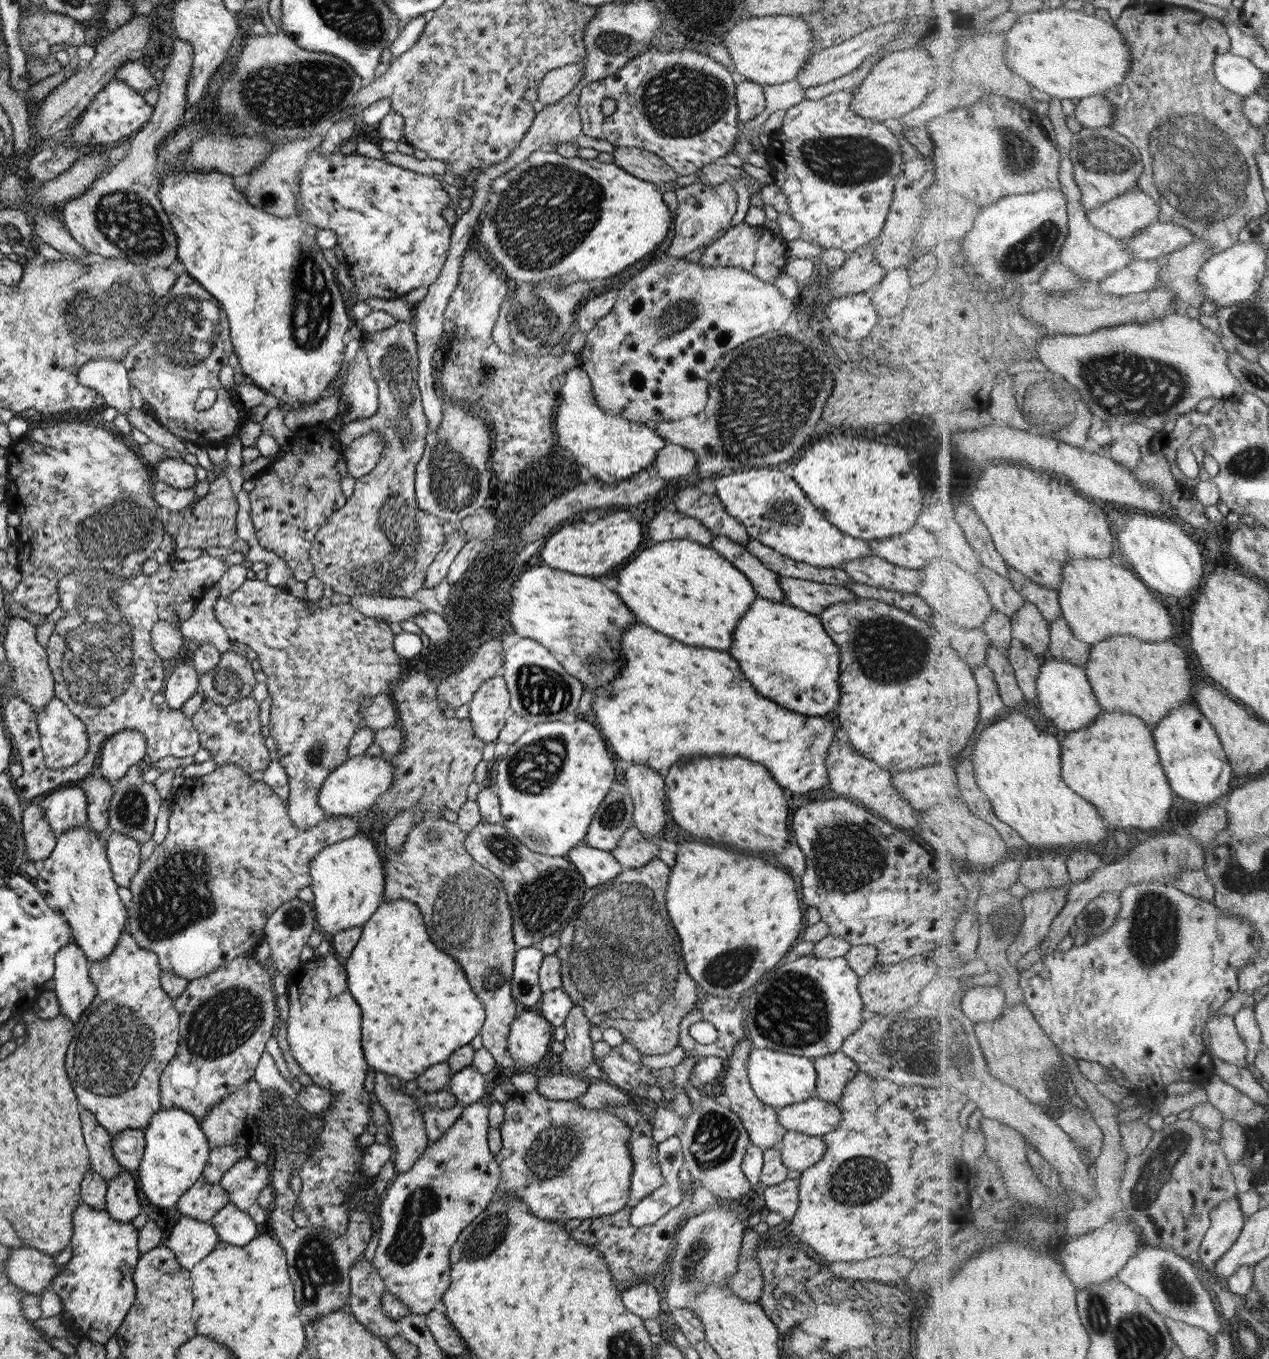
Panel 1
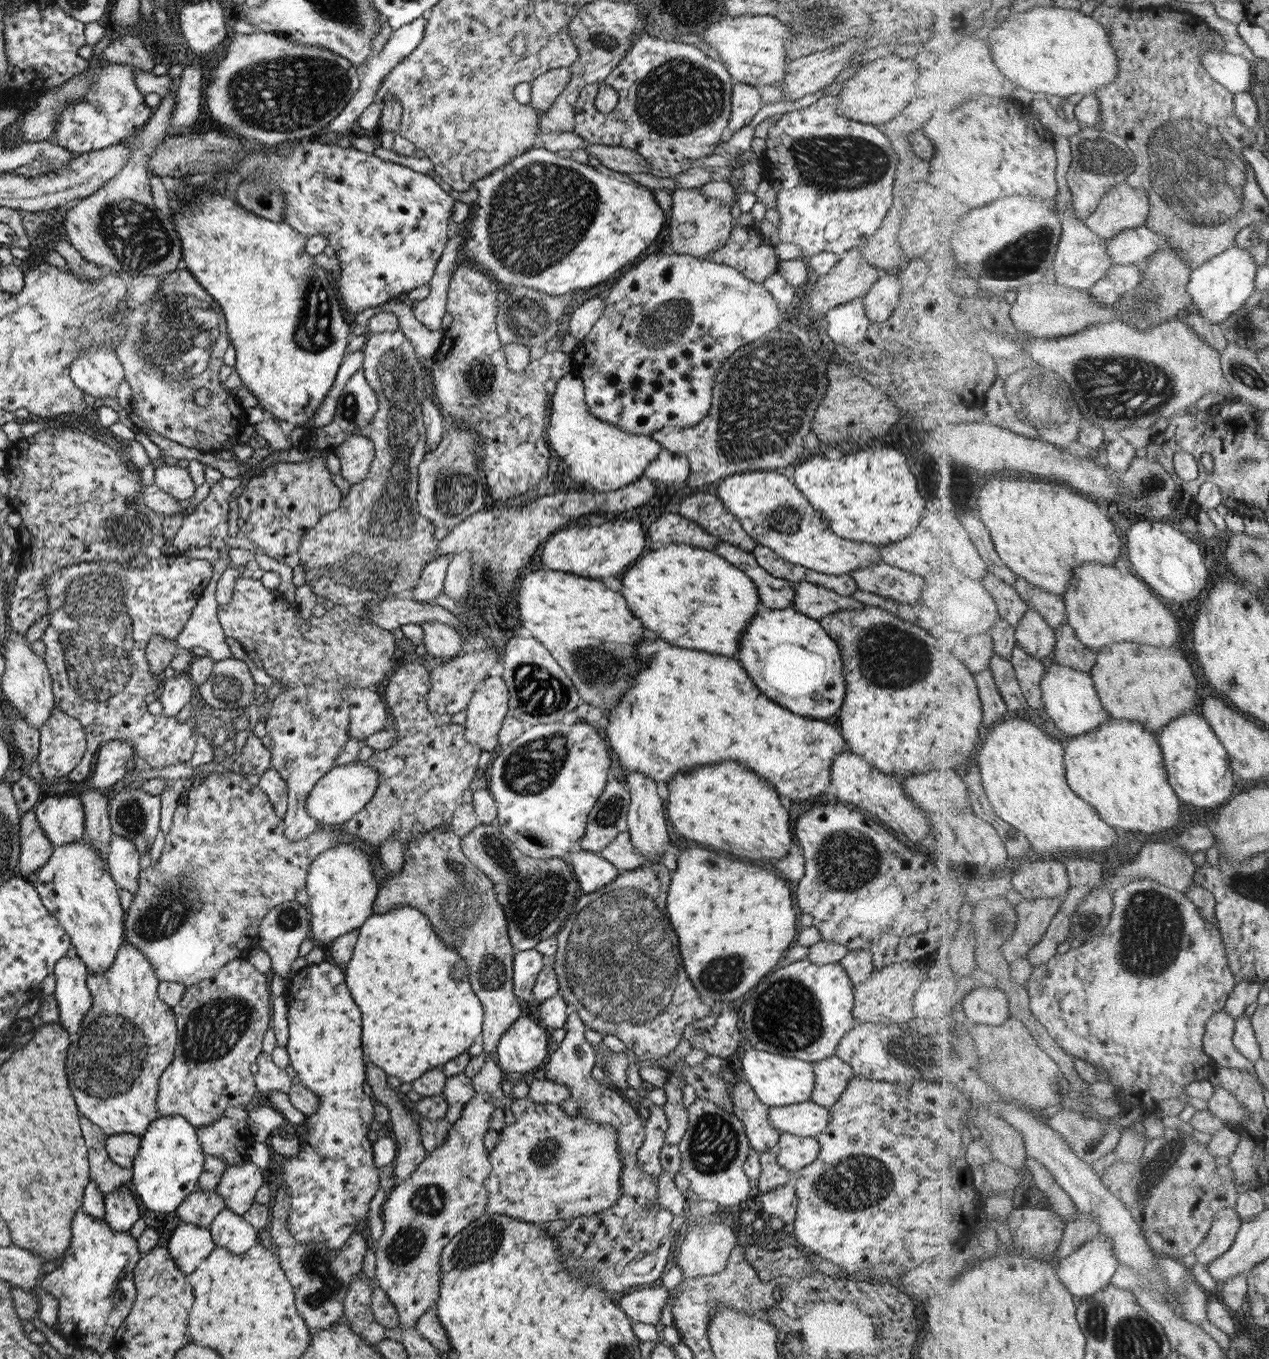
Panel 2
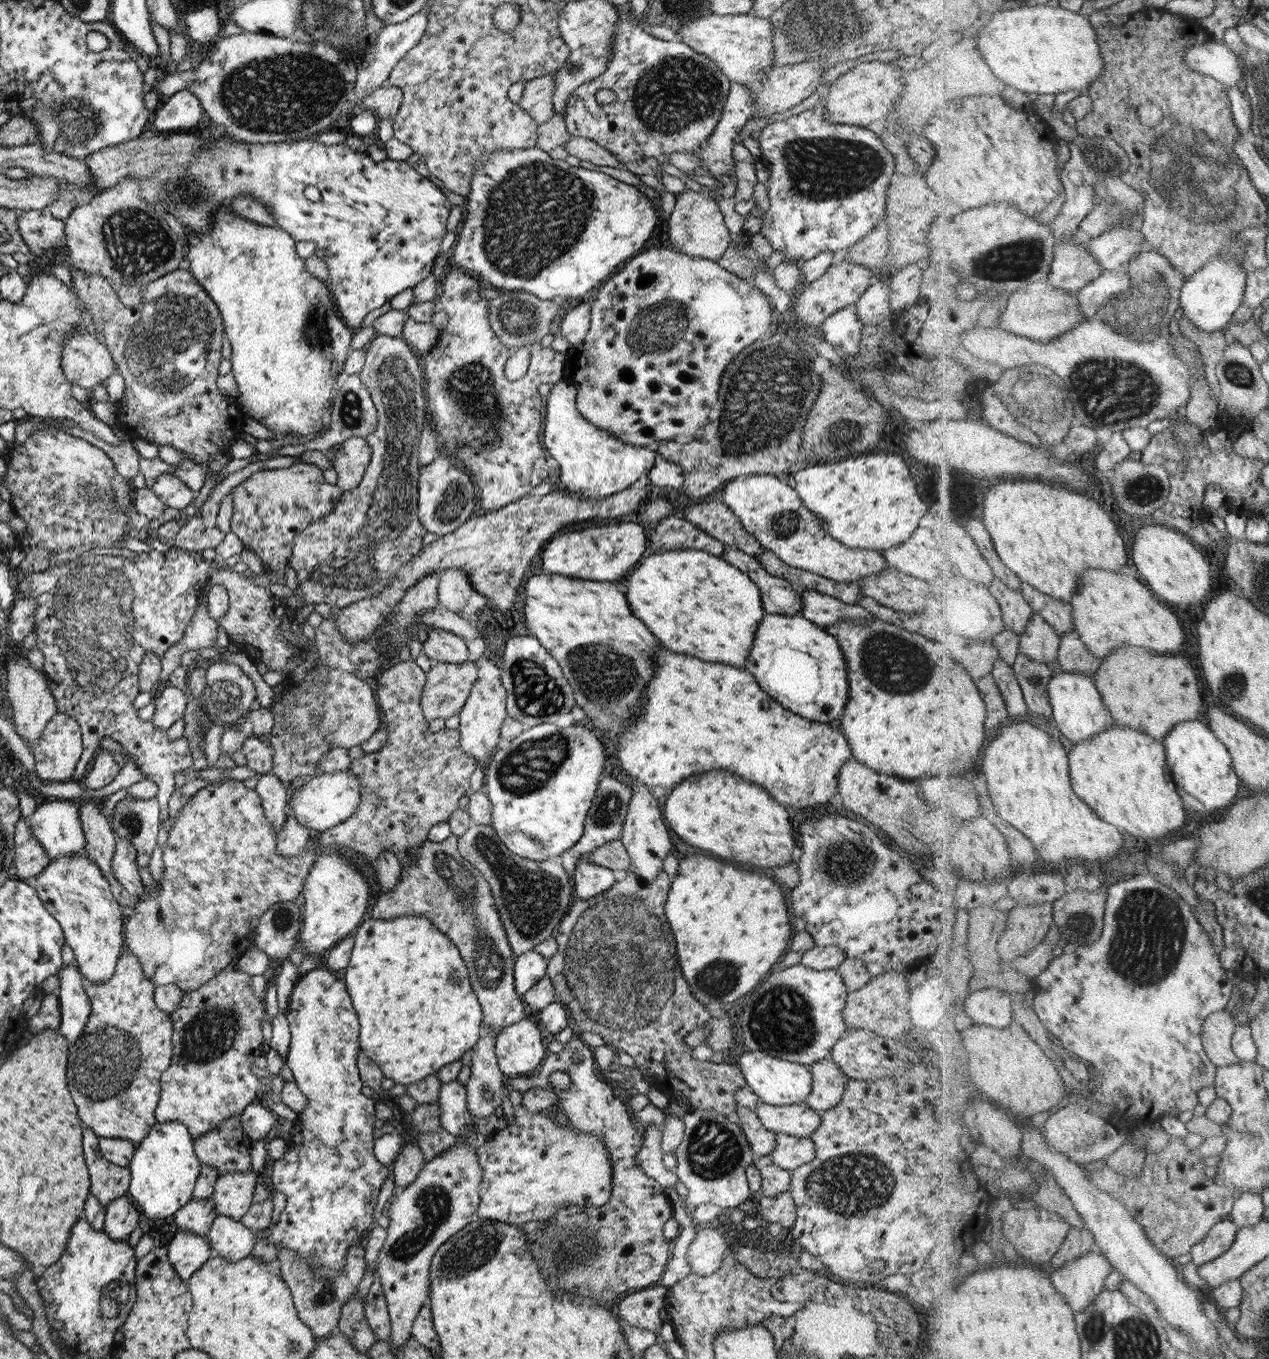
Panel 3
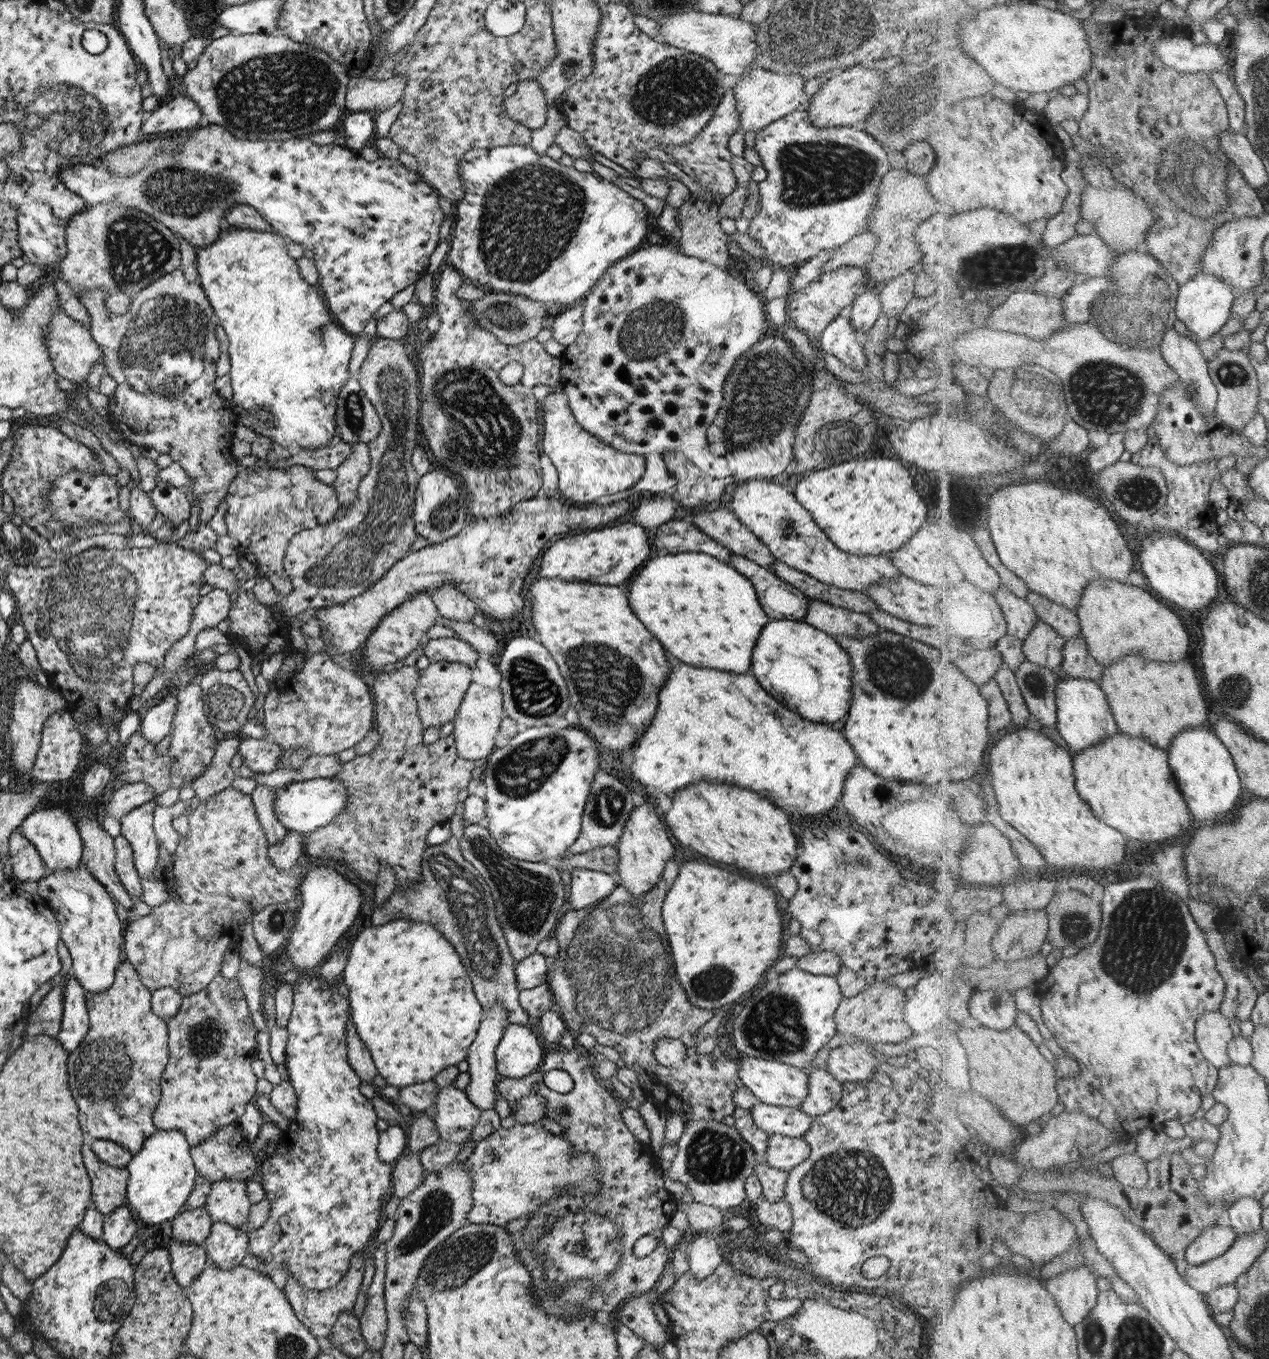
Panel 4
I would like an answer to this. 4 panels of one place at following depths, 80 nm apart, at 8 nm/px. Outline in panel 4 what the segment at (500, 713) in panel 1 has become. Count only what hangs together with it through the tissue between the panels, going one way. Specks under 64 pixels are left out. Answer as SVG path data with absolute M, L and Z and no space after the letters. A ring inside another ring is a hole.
M470 683L451 720L454 726L451 737L454 738L459 757L470 761L479 760L479 758L486 758L494 749L494 736L498 731L501 717L505 715L502 710L501 695L500 688L495 689Z

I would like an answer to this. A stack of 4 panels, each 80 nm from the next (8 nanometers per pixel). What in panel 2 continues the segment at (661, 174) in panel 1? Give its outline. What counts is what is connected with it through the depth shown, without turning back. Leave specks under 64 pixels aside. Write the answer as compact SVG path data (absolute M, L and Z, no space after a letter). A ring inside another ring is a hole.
M599 144L582 146L588 156L595 156L599 164L618 173L643 174L648 168L648 162L634 150L623 147L608 147Z

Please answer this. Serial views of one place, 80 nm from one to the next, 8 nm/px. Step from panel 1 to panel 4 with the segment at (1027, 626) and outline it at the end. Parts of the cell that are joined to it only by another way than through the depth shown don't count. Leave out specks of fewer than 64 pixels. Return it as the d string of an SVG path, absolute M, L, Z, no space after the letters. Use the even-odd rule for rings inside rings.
M1039 619L1036 627L1024 640L1023 650L1027 660L1053 671L1063 666L1063 649L1067 642L1050 624Z

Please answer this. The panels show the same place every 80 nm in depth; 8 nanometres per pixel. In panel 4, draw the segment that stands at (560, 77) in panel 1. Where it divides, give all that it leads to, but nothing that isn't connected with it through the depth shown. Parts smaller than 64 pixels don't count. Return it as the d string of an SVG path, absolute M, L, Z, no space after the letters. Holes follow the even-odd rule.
M533 79L517 83L515 93L503 100L503 114L509 120L515 120L529 130L540 128L545 123L549 106L543 98L543 90Z

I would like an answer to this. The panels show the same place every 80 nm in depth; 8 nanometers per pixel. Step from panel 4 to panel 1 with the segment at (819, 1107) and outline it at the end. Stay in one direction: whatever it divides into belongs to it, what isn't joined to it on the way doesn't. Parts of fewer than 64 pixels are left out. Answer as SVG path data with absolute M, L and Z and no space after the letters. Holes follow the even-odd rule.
M839 1051L811 1061L816 1076L814 1096L837 1103L845 1086L858 1074L857 1064Z

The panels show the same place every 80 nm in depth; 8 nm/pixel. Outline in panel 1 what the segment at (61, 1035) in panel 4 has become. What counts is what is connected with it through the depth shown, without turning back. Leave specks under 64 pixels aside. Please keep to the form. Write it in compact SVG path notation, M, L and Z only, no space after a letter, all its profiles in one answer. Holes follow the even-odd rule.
M72 938L55 953L52 976L59 1014L74 1025L92 1003L96 990L89 976L88 960Z

